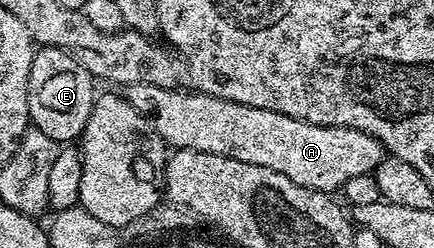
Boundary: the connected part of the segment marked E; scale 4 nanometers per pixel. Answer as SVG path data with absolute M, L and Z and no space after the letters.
M39 46L33 56L33 68L29 68L29 112L27 117L34 129L45 132L54 142L71 144L82 139L83 129L95 107L96 79L69 52L52 46Z

